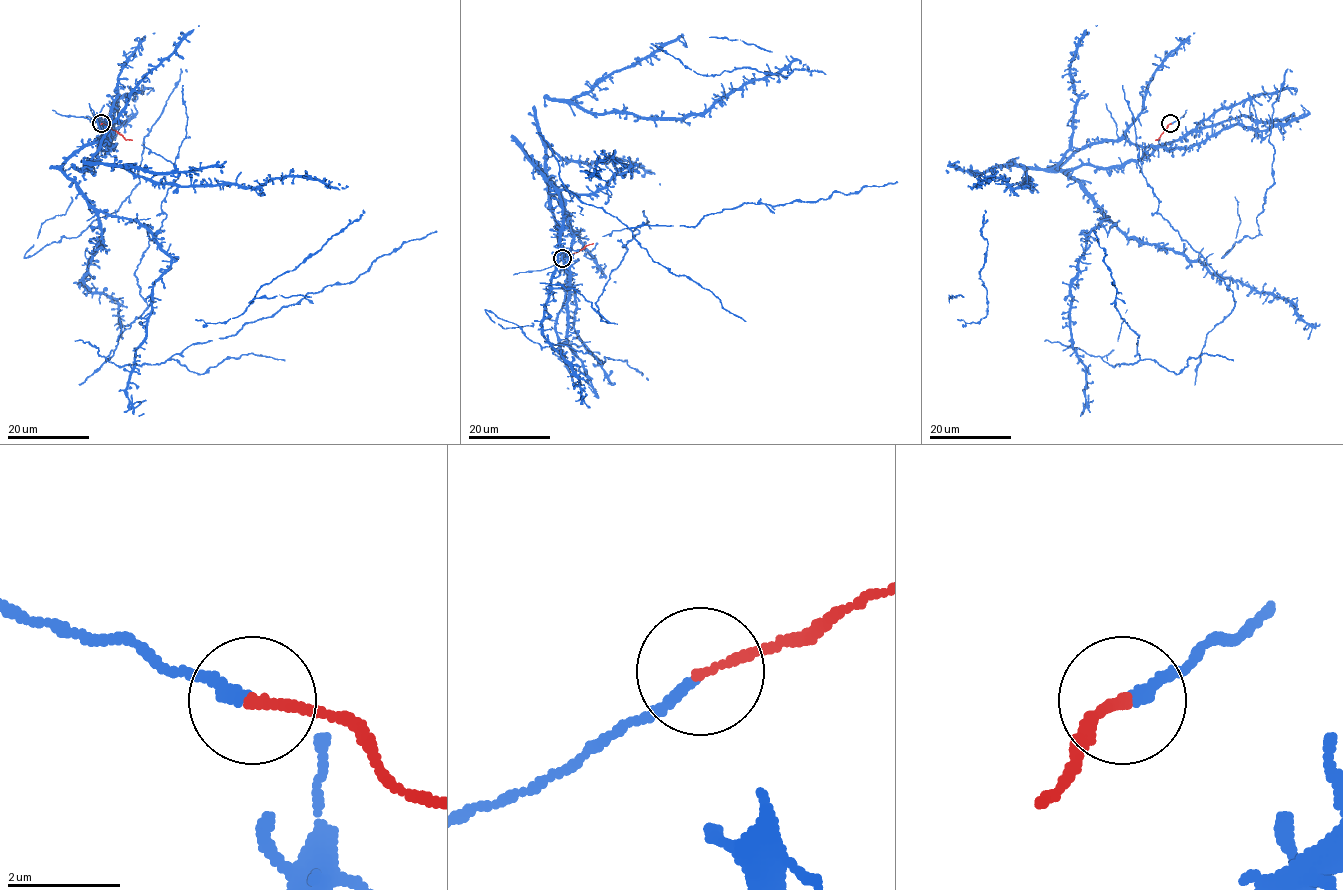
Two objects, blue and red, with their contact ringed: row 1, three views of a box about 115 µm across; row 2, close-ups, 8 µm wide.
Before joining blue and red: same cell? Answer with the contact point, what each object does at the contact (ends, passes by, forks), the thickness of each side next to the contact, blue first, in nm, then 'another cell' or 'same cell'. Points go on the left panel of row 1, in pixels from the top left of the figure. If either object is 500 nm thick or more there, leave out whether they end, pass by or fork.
(101, 123) | blue ends | red ends | 190/160 nm | same cell

